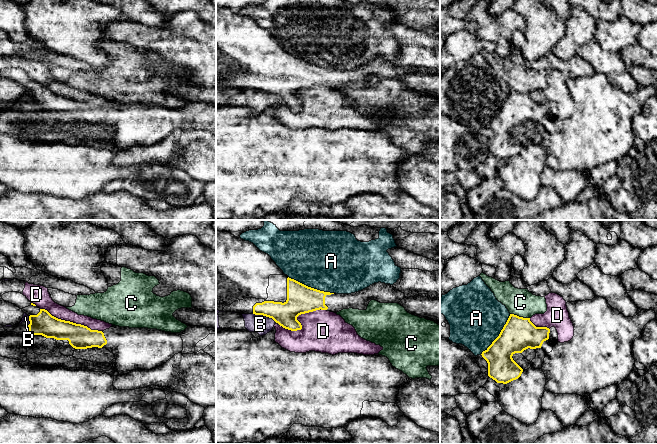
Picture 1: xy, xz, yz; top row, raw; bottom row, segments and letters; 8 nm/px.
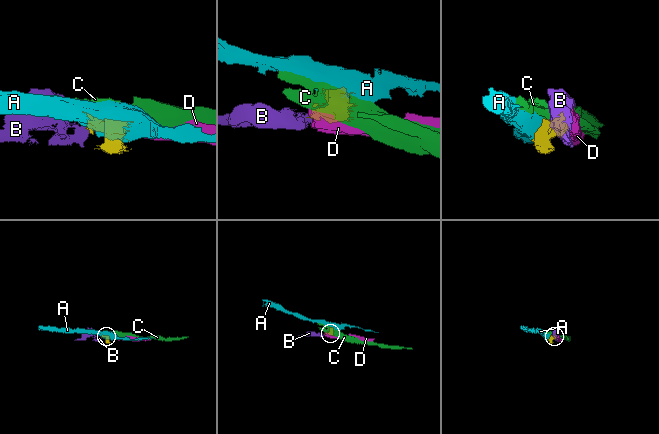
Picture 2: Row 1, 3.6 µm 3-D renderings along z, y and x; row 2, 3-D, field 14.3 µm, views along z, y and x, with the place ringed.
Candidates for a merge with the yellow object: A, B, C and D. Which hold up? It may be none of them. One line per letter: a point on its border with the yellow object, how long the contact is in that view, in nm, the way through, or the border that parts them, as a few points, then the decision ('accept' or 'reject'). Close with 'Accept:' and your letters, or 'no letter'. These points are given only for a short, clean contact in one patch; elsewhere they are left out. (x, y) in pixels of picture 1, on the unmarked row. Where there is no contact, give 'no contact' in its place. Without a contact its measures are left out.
A: contact xz (310, 63); length 400 nm; reject
B: contact xz (264, 91); length 200 nm; border xz (252, 89), (271, 93), (275, 97); reject
C: contact yz (520, 93); length 170 nm; reject
D: contact xz (296, 95); length 400 nm; reject
Accept: no letter

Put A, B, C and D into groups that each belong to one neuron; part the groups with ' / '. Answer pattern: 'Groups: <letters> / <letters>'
Groups: A / B D / C

